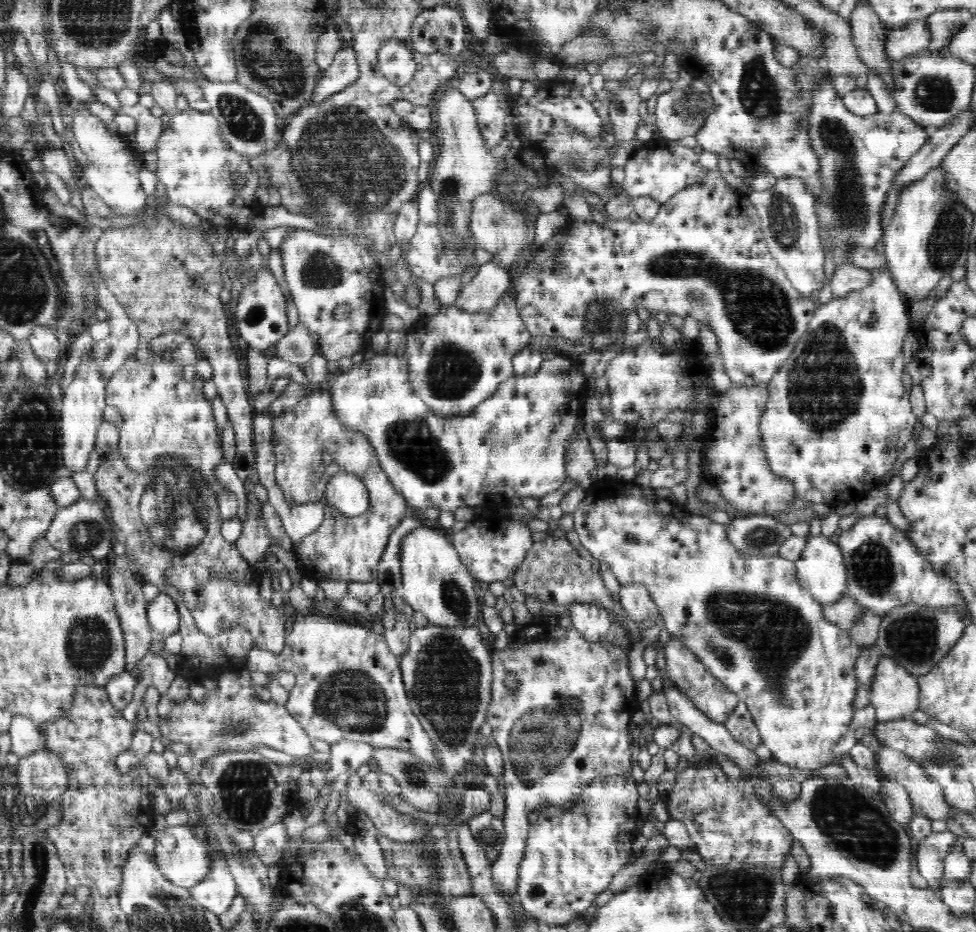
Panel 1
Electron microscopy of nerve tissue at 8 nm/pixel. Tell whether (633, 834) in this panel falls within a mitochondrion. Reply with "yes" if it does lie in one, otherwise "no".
no

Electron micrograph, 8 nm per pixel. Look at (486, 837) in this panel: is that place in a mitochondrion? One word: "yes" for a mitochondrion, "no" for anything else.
yes

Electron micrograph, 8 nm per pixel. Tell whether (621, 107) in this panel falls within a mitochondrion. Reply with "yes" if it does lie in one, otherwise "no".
yes

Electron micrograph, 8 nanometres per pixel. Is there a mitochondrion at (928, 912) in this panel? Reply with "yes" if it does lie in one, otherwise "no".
no

